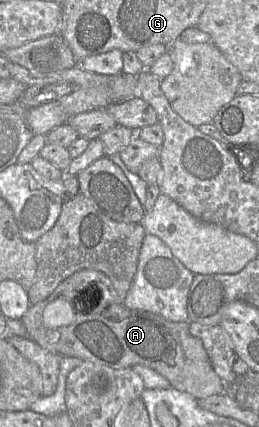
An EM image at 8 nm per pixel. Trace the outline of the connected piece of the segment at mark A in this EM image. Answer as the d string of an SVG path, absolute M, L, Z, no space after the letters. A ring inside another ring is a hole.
M92 269L75 272L63 280L45 300L30 305L20 321L25 326L31 340L43 349L61 357L76 357L112 369L132 368L135 365L146 366L165 377L172 387L189 393L196 399L204 399L226 391L227 385L213 369L202 341L190 333L188 321L172 322L158 314L132 310L127 308L124 303L118 303L116 291L110 279L103 272ZM56 299L68 300L75 312L75 318L67 326L47 328L43 324L43 311L49 303Z

